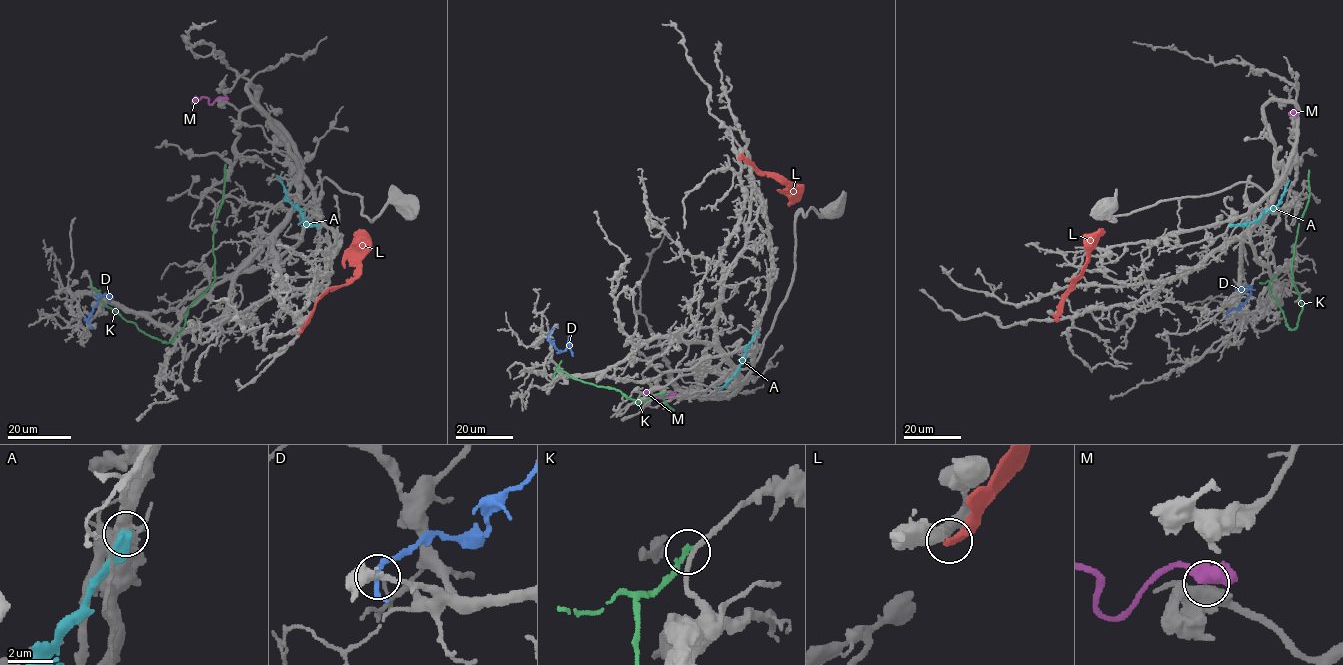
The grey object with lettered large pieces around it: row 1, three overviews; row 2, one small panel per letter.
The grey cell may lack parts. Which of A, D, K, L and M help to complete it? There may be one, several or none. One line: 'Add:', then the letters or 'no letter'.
Add: M

